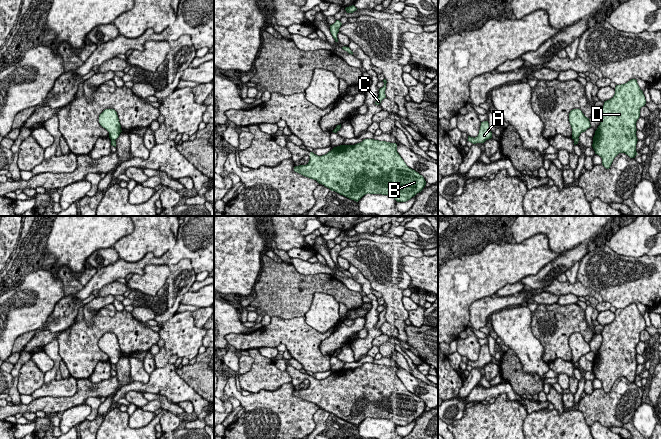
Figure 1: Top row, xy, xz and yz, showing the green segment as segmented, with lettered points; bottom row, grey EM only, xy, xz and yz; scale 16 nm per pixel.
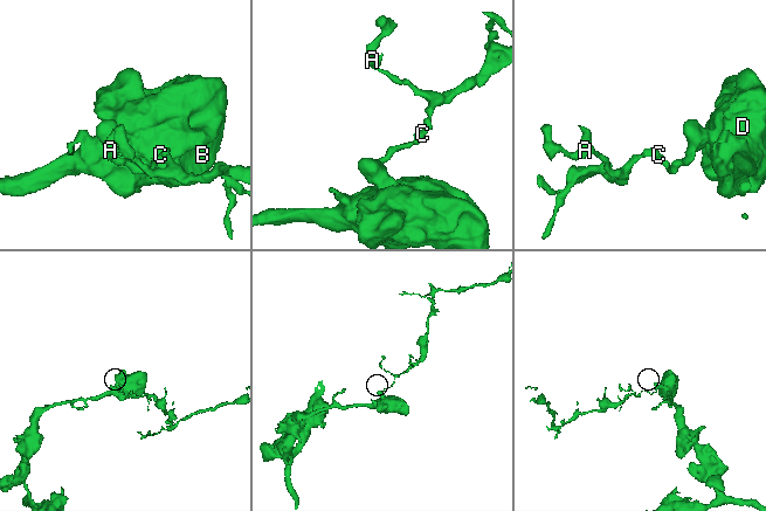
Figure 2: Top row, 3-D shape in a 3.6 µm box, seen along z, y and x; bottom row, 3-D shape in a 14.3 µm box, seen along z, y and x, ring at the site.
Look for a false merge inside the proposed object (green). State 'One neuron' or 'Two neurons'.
Two neurons

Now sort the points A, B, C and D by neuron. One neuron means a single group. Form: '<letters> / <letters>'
A C / B D

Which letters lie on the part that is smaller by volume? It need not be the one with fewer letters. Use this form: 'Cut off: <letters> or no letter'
Cut off: A, C

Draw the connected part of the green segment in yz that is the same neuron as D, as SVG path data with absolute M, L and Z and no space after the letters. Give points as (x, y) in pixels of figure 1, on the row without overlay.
M637 304L616 309L614 320L605 325L602 344L593 361L595 378L602 382L602 389L609 393L619 377L635 382L637 360L636 346L646 323Z

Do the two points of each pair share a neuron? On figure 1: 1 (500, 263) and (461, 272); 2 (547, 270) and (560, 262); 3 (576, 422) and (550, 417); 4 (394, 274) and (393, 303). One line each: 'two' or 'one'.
1: one
2: one
3: one
4: one

